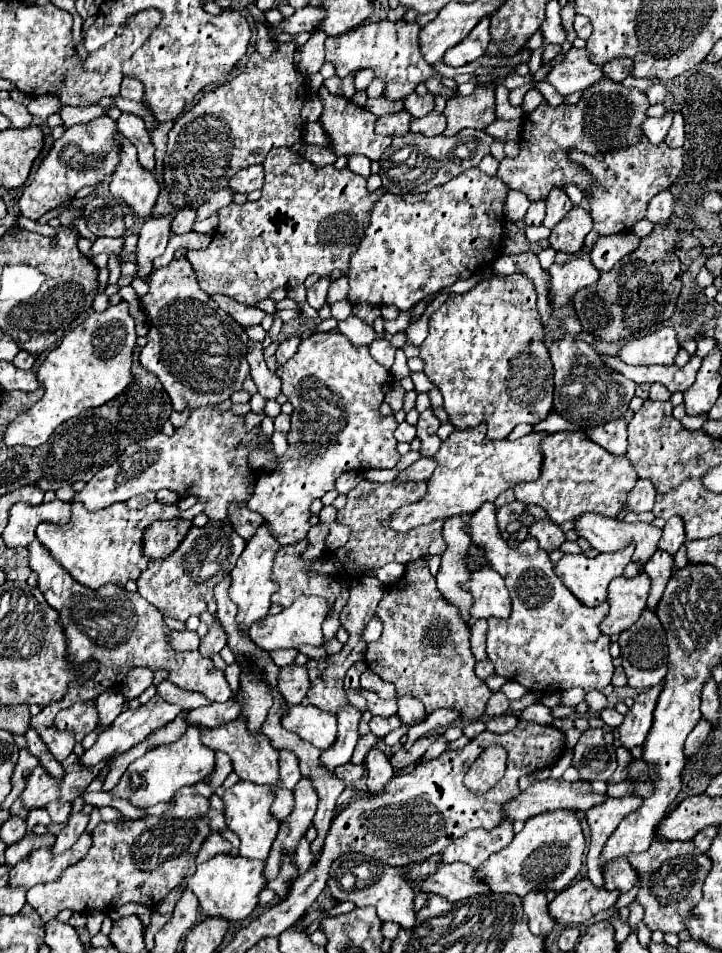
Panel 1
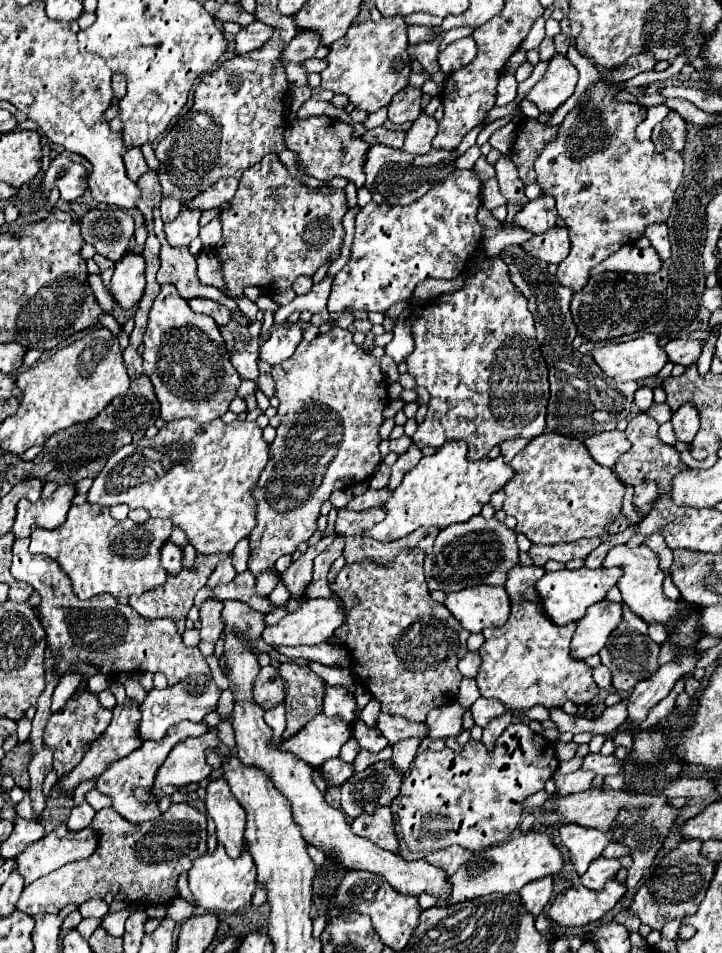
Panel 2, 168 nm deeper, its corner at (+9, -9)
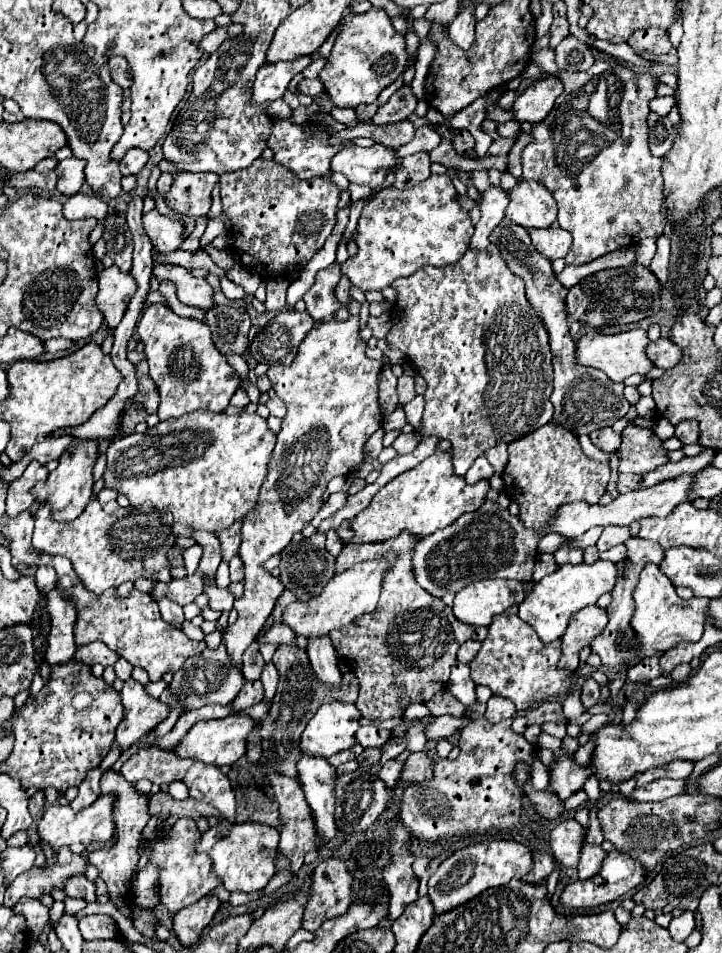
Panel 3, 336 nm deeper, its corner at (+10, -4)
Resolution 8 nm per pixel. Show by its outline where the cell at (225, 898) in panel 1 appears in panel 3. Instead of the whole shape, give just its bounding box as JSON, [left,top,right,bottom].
[198,820,278,892]

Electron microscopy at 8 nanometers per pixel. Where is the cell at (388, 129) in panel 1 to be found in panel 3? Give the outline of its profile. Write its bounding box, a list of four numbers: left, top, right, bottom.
[350,120,414,150]

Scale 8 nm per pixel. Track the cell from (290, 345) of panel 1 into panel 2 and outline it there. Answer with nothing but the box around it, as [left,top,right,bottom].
[259,325,303,365]

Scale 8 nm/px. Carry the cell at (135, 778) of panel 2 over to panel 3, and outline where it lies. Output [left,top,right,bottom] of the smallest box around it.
[88,770,150,906]

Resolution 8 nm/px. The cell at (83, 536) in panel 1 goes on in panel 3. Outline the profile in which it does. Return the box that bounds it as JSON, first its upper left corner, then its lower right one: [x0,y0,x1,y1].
[32,498,174,594]

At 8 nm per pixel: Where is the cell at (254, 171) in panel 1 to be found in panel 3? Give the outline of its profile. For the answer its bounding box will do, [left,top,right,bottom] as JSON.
[166,172,218,216]

